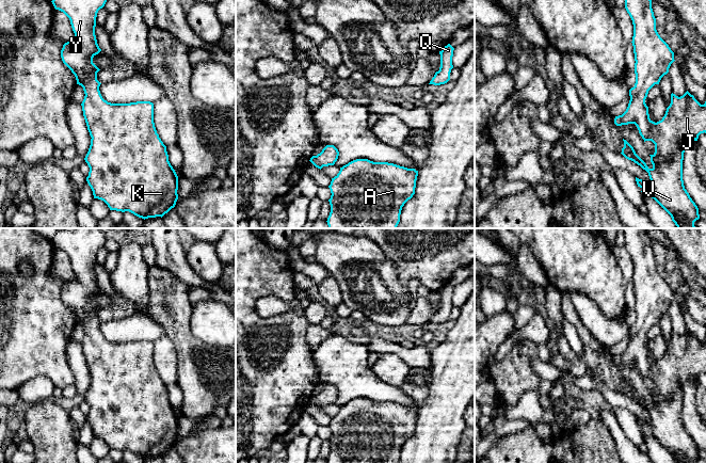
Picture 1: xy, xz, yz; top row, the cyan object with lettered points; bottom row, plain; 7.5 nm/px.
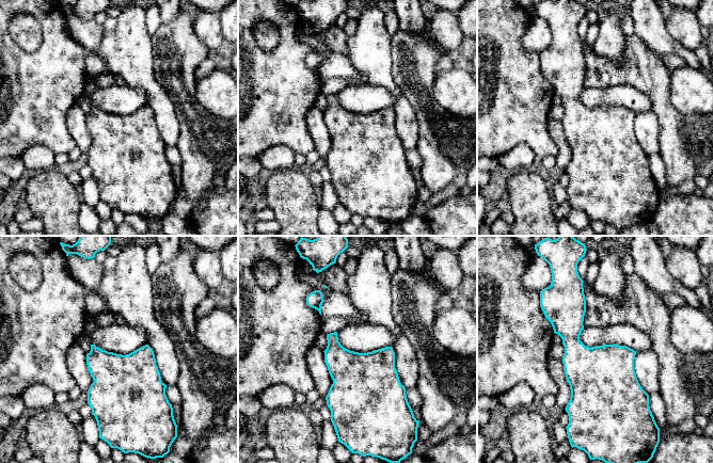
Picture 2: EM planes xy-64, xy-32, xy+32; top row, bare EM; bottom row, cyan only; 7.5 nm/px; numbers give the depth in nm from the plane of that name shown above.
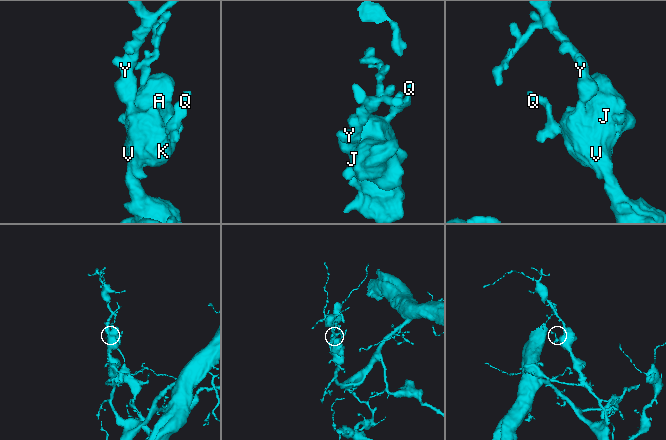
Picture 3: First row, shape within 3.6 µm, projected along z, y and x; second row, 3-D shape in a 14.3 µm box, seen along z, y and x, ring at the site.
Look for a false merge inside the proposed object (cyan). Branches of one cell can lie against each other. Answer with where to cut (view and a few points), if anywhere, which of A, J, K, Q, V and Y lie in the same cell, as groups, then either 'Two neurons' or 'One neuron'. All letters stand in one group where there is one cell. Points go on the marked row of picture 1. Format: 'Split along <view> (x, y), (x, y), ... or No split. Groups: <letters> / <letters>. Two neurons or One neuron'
No split. Groups: A J K Q V Y. One neuron

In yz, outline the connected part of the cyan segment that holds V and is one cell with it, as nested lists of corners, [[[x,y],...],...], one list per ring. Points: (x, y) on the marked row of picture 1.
[[[625,0],[625,9],[629,14],[633,25],[632,46],[635,53],[635,74],[636,83],[635,86],[629,90],[630,100],[626,111],[619,116],[615,116],[614,124],[616,126],[635,124],[639,130],[640,135],[645,141],[652,141],[655,144],[655,153],[651,156],[651,162],[653,167],[649,169],[646,163],[636,154],[633,147],[623,139],[624,147],[622,148],[622,155],[640,165],[648,173],[651,181],[639,179],[636,177],[638,187],[642,189],[642,196],[647,195],[654,198],[672,218],[677,228],[696,228],[694,222],[700,219],[699,208],[690,197],[689,193],[685,189],[683,180],[683,160],[685,153],[685,145],[690,141],[697,141],[701,133],[706,133],[706,101],[701,105],[693,95],[688,91],[680,97],[675,94],[671,94],[671,103],[667,108],[665,114],[661,121],[655,123],[649,118],[648,107],[645,103],[648,91],[655,85],[659,84],[661,78],[669,73],[669,68],[674,60],[674,52],[669,45],[660,37],[656,30],[656,18],[652,9],[652,0]]]

